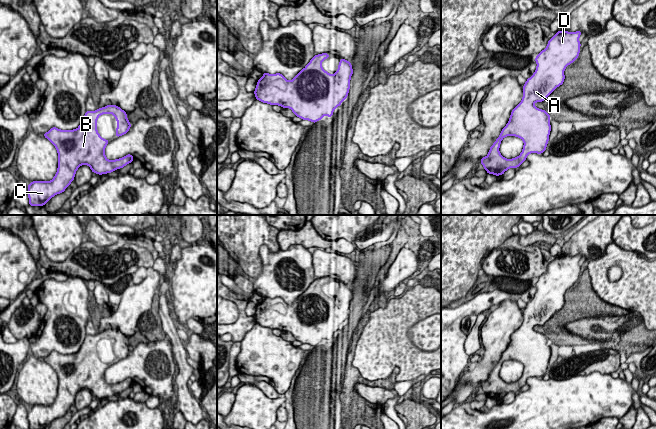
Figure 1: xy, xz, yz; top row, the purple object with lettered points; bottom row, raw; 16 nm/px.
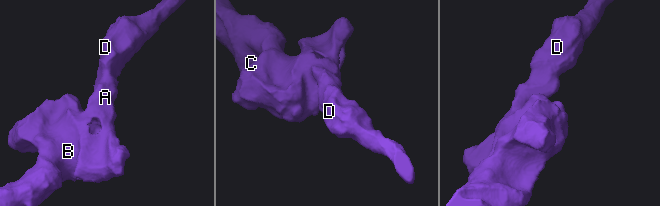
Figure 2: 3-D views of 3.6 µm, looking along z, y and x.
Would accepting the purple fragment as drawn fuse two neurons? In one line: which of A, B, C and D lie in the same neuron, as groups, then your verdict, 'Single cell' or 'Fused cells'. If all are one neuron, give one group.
Groups: A B C D. Single cell

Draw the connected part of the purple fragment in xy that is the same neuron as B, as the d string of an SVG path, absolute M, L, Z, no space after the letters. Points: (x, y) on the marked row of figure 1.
M107 105L96 111L87 110L77 129L65 131L52 127L47 133L43 134L57 149L58 168L57 173L51 181L33 181L29 183L27 194L30 206L44 206L53 196L64 192L70 183L74 181L77 169L83 164L88 165L93 173L102 175L123 168L134 160L131 154L116 160L108 160L106 158L105 147L109 143L109 140L103 139L99 135L96 125L98 117L102 114L113 114L115 116L117 121L117 134L115 136L117 138L129 131L131 124L127 119L127 113L117 105Z

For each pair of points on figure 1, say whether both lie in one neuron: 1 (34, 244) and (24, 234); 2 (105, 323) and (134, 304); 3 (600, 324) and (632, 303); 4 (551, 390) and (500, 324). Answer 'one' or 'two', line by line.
1: one
2: one
3: two
4: two

